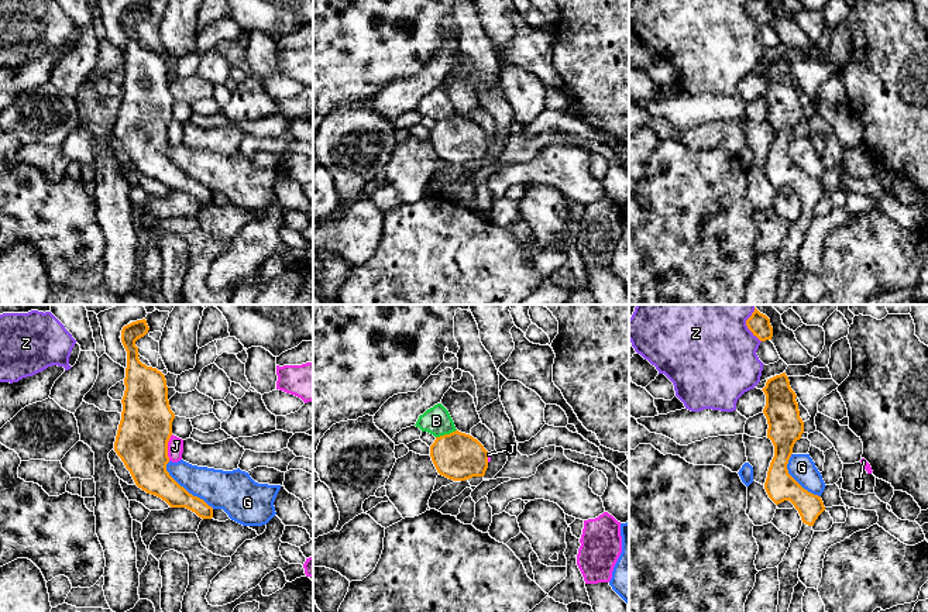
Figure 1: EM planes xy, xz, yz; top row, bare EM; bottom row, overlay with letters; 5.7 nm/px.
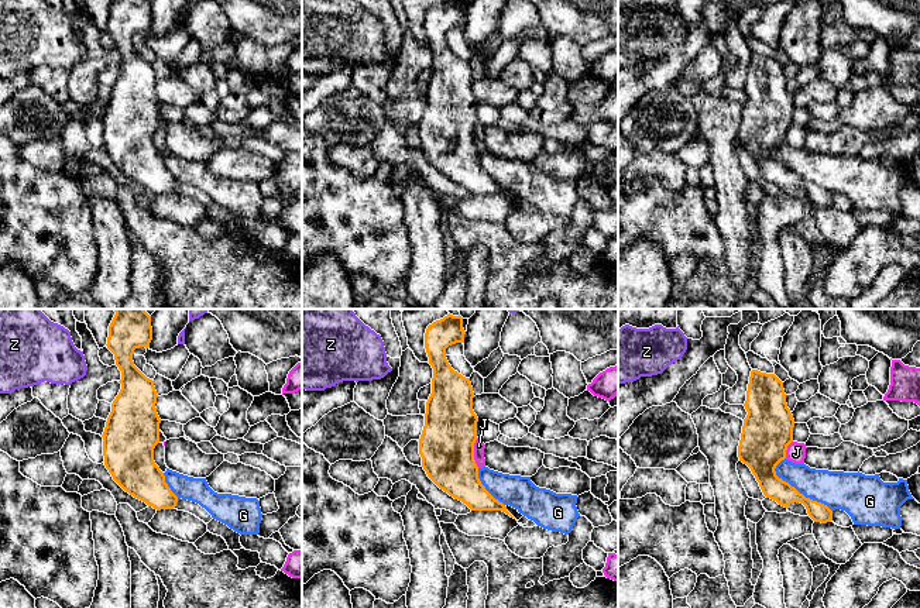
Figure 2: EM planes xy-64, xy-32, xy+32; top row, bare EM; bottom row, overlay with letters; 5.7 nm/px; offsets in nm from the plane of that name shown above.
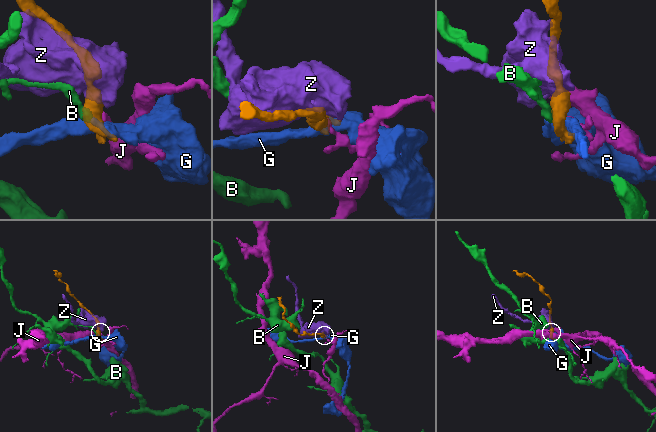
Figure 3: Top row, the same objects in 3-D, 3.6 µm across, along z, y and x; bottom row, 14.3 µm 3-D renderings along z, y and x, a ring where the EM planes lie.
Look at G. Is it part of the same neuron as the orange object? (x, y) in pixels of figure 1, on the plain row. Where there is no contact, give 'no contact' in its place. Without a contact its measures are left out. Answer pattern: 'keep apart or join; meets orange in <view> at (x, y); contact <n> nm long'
keep apart; meets orange in xy at (185, 174); contact 380 nm long

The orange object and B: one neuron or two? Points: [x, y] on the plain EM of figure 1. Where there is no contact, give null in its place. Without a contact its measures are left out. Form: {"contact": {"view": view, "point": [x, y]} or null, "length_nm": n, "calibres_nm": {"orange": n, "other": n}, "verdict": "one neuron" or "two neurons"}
{"contact": {"view": "xz", "point": [446, 119]}, "length_nm": 130, "calibres_nm": {"orange": 280, "other": 160}, "verdict": "two neurons"}

